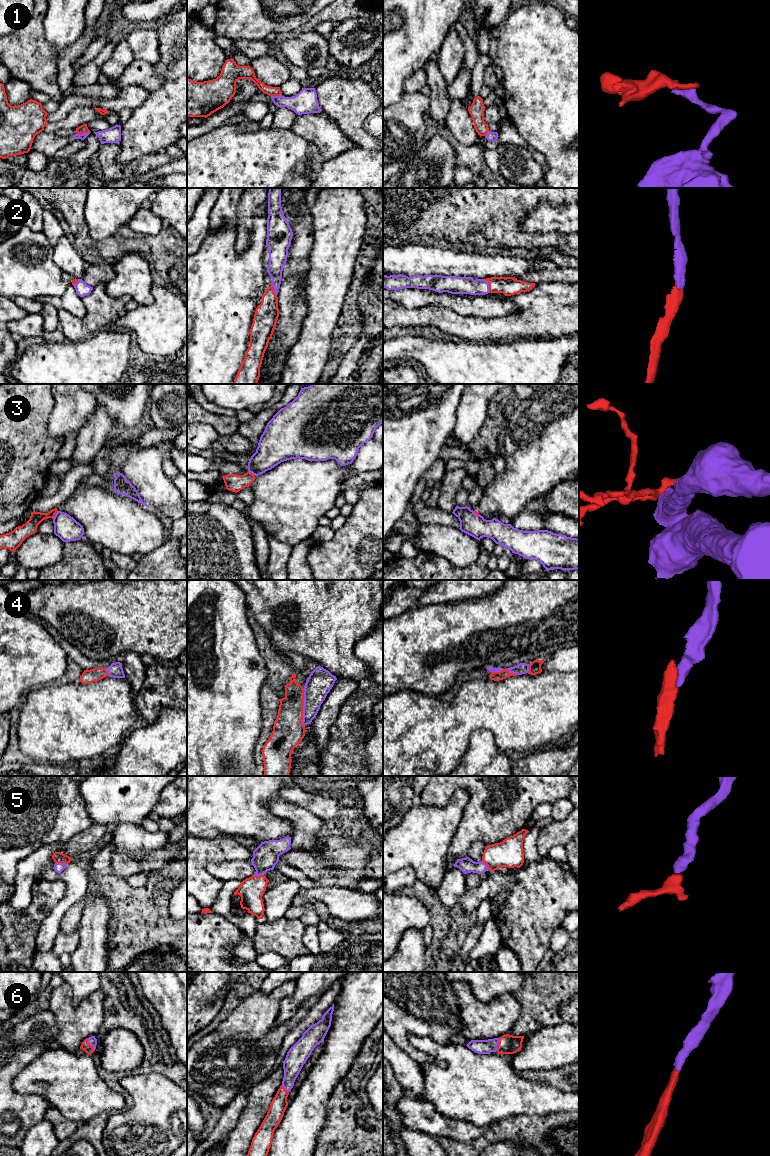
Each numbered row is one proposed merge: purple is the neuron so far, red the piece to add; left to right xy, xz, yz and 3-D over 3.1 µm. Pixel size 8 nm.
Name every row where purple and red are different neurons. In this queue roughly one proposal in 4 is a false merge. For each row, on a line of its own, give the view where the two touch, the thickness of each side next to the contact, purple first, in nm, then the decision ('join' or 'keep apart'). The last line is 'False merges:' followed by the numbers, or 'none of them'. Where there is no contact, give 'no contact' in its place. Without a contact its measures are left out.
1: contact in xy; calibres 50 and 70 nm; keep apart
2: contact in yz; calibres 140 and 150 nm; join
3: contact in xy; calibres 190 and 110 nm; keep apart
4: contact in xz; calibres 200 and 260 nm; join
5: contact in xy; calibres 80 and 90 nm; join
6: contact in xy; calibres 70 and 70 nm; join
False merges: 1, 3

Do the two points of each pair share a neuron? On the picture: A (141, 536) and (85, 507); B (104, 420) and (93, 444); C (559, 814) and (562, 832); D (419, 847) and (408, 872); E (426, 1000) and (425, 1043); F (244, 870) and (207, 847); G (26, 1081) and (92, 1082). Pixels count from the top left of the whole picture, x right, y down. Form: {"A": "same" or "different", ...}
{"A": "same", "B": "same", "C": "different", "D": "different", "E": "different", "F": "different", "G": "same"}

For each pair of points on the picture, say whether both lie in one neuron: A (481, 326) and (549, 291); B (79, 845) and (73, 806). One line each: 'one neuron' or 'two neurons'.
A: one neuron
B: two neurons

